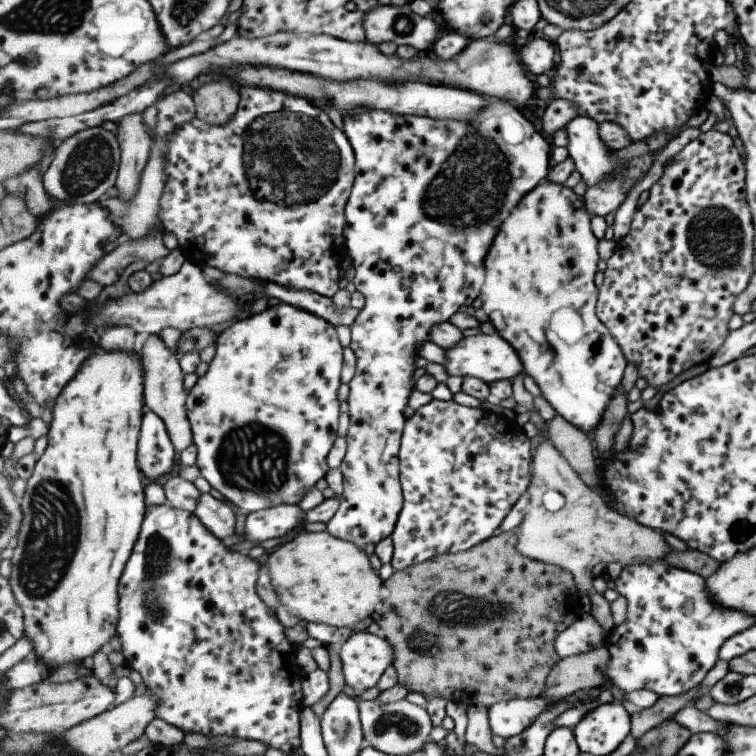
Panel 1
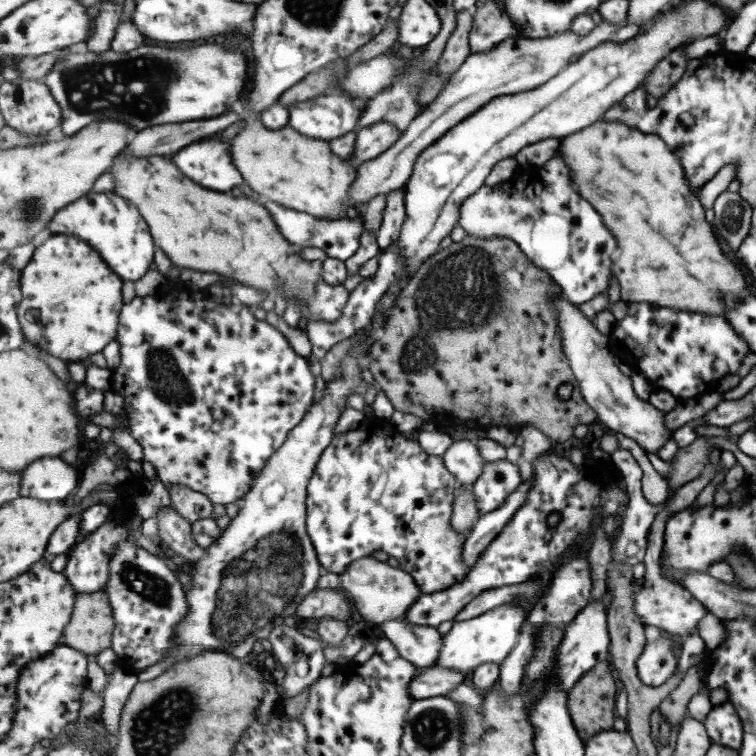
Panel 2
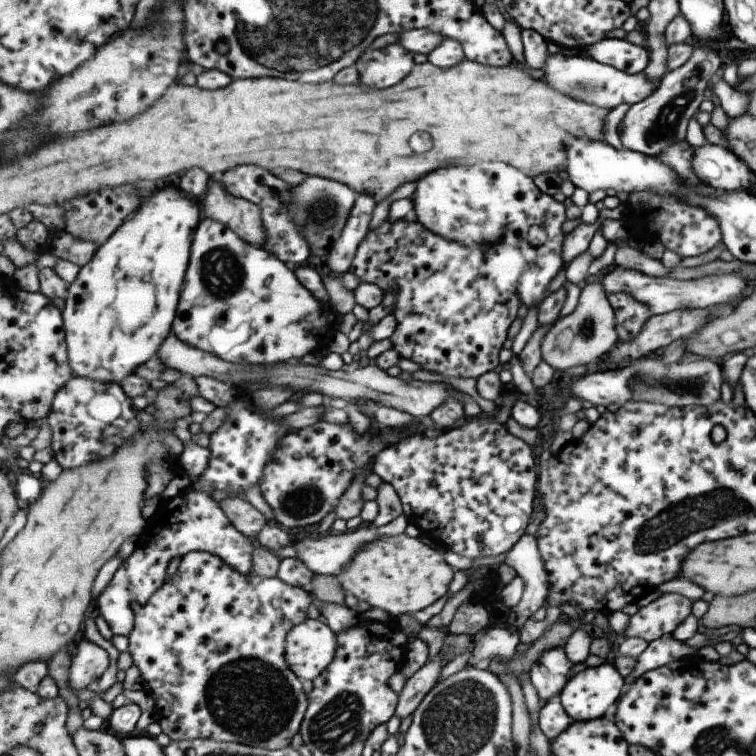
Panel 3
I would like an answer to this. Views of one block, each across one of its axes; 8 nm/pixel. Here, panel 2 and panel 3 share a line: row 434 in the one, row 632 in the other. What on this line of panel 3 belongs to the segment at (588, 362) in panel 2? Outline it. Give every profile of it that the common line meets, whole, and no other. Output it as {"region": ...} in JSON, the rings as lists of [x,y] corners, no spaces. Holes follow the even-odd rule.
{"region":[[[665,593],[629,618],[629,624],[621,637],[644,638],[651,642],[672,635],[693,613],[693,605],[693,600],[681,594]]]}

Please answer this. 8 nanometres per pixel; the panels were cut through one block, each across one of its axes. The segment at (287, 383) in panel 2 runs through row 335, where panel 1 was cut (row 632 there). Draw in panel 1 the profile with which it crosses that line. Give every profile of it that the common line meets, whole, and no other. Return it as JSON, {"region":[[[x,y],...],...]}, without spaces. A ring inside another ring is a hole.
{"region":[[[168,502],[164,505],[148,505],[144,524],[140,532],[135,549],[120,583],[120,617],[118,636],[122,643],[121,651],[124,653],[127,664],[139,672],[146,686],[146,693],[157,696],[159,706],[155,710],[156,718],[177,726],[184,733],[199,732],[212,739],[213,736],[231,736],[236,739],[245,739],[263,742],[270,749],[281,750],[285,754],[293,754],[295,750],[308,749],[301,740],[300,714],[303,712],[304,682],[307,674],[297,664],[298,645],[289,642],[285,637],[285,626],[277,618],[276,610],[268,608],[257,595],[255,579],[259,578],[261,564],[246,552],[233,552],[229,544],[217,538],[208,526],[194,512],[172,507]]]}

